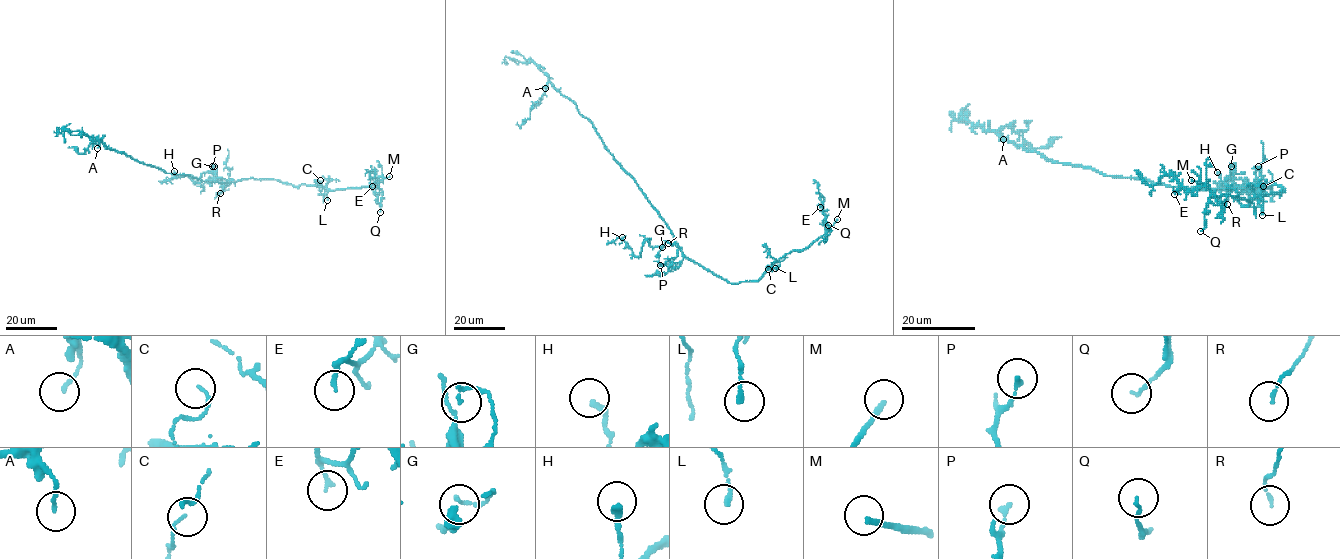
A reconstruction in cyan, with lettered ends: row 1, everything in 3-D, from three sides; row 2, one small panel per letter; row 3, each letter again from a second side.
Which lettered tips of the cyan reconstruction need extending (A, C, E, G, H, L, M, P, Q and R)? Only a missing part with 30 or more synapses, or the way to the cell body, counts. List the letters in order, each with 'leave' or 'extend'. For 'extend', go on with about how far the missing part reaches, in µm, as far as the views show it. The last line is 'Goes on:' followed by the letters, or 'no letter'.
A: leave
C: leave
E: leave
G: leave
H: leave
L: leave
M: extend | 30 µm
P: leave
Q: leave
R: leave
Goes on: M

